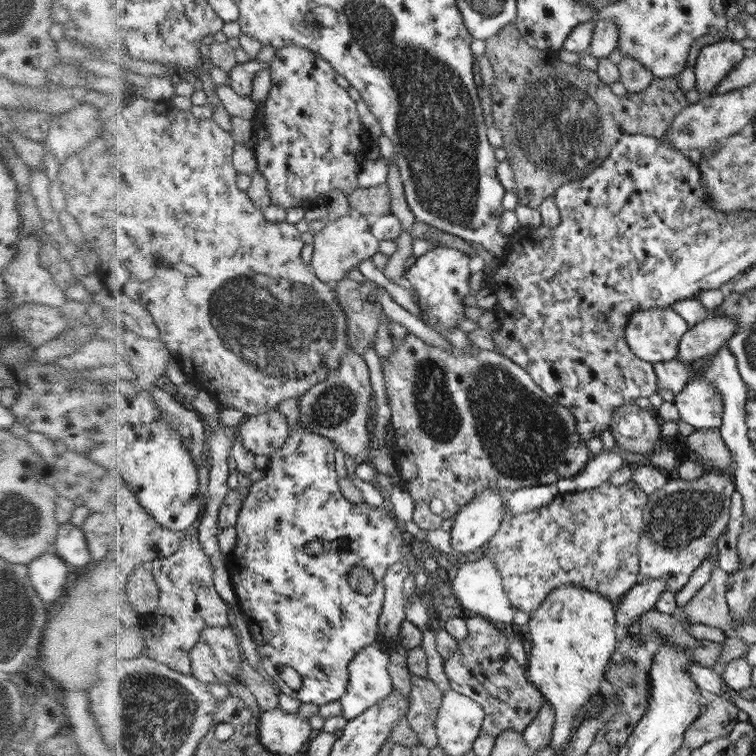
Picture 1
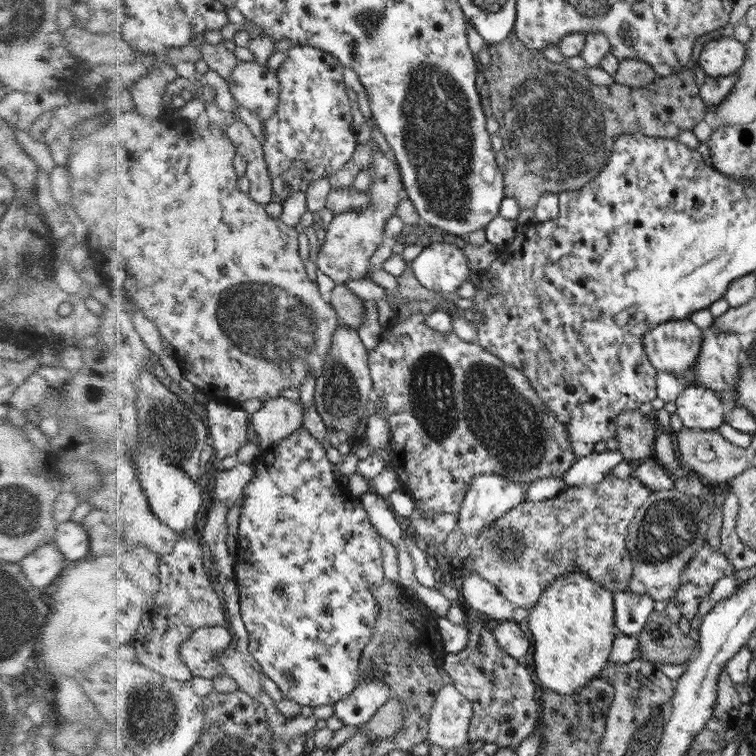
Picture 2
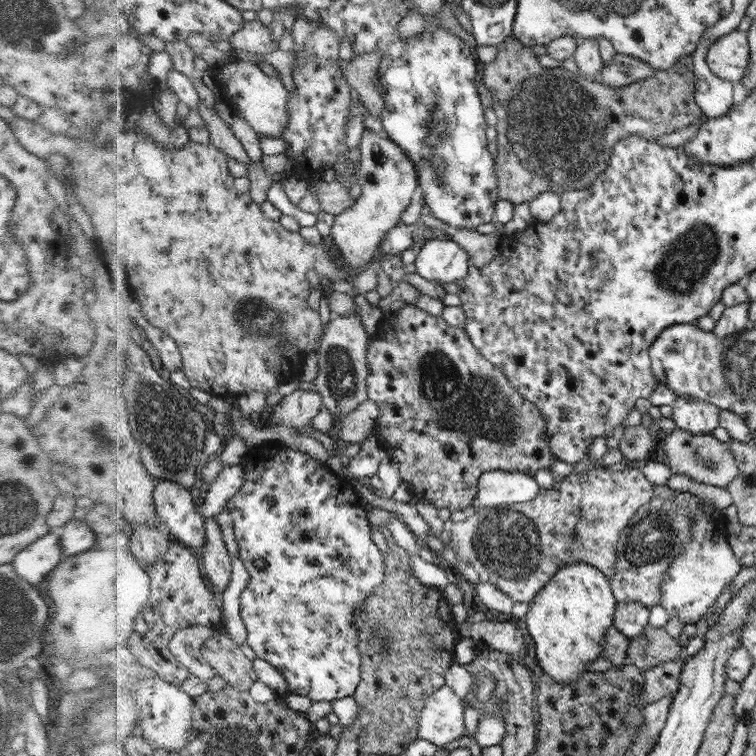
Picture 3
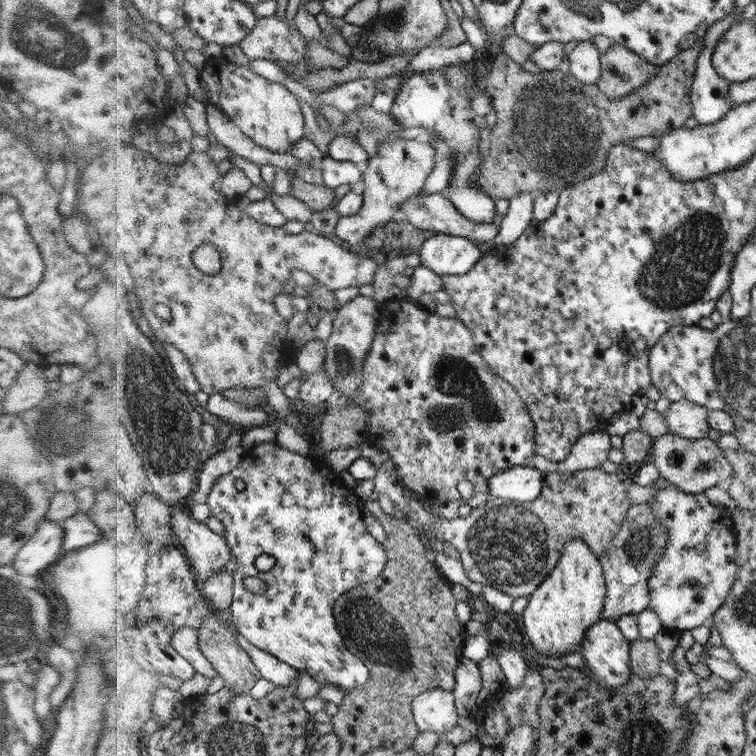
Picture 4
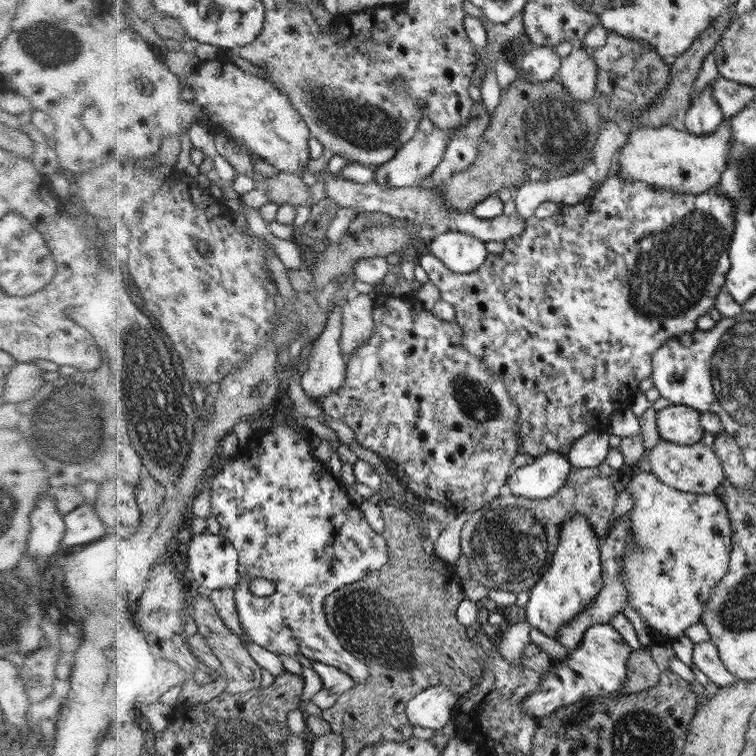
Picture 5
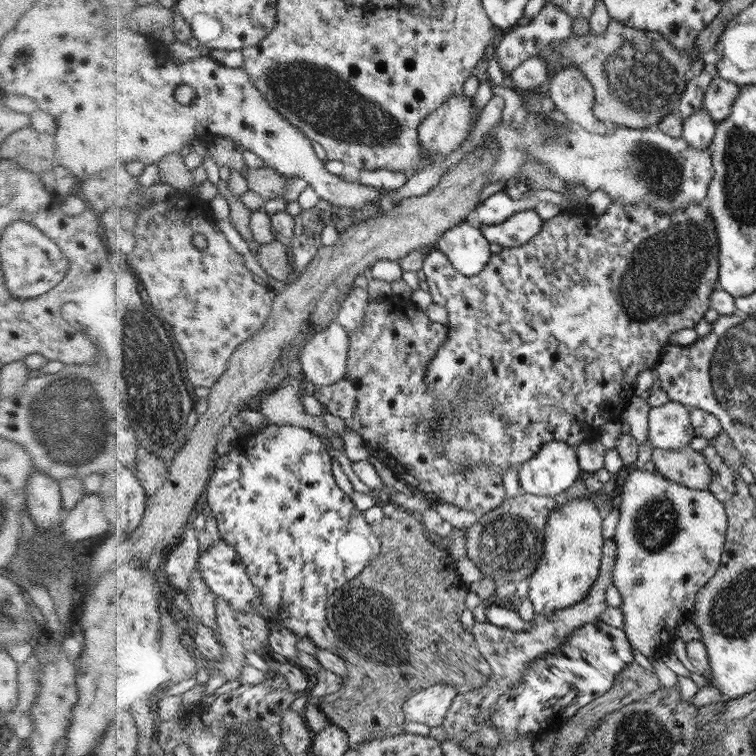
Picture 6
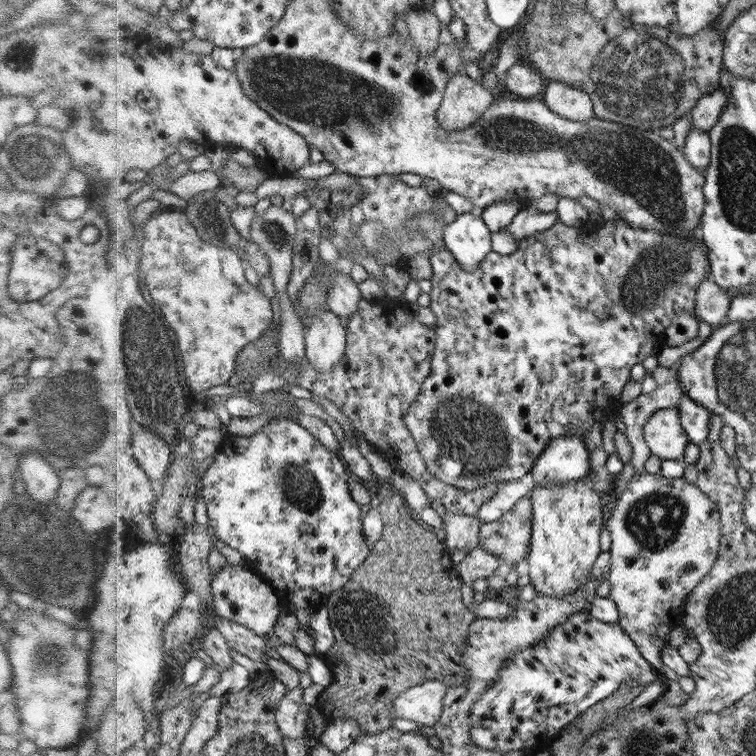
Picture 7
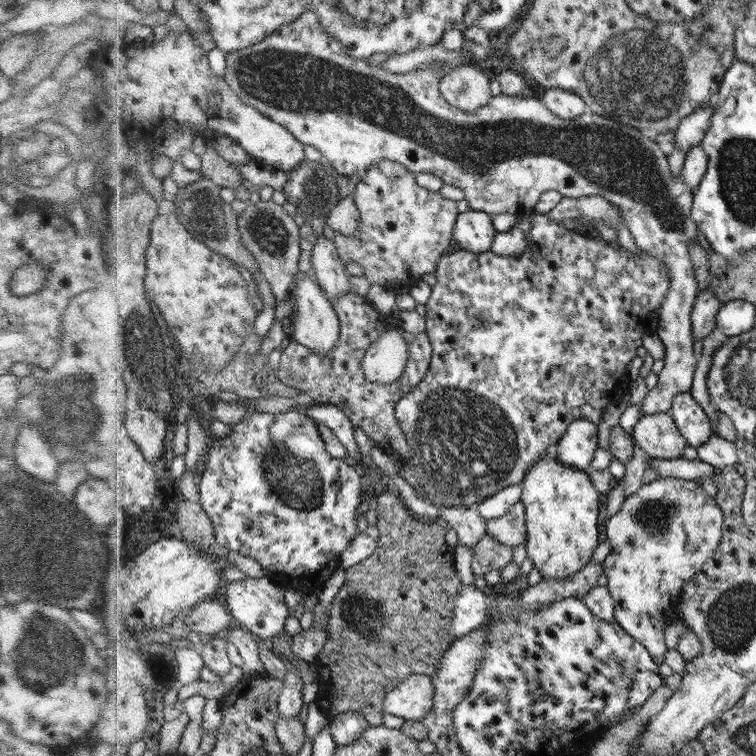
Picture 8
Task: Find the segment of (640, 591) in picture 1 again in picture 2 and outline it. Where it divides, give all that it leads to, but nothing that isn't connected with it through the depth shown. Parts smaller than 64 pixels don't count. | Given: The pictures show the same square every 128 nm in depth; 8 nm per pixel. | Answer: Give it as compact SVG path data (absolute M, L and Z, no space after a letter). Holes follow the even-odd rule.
M626 591L615 592L616 626L621 635L640 634L654 610L655 600L647 594Z

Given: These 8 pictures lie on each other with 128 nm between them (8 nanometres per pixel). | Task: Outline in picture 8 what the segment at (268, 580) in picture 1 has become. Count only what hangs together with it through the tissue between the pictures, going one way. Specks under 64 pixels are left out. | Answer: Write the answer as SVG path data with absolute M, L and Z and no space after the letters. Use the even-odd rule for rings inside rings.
M292 409L288 413L278 412L254 412L248 414L245 420L232 426L232 434L228 437L215 438L210 455L206 457L205 464L198 476L197 486L200 489L200 499L203 507L208 511L210 519L215 525L215 534L218 545L225 546L228 549L237 550L243 555L250 556L257 560L266 574L271 579L286 586L296 589L302 593L318 595L323 592L329 580L342 566L342 556L344 552L352 546L352 542L358 536L358 510L366 508L364 493L364 470L360 465L354 464L350 459L335 458L327 450L327 442L320 433L320 424L316 419L308 415L308 409Z

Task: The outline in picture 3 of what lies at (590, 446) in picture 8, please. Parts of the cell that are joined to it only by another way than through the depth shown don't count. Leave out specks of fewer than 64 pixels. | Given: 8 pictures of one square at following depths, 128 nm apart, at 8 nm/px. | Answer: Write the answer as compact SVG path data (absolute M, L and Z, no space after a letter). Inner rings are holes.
M494 470L479 478L475 505L471 511L494 508L501 504L523 504L534 500L540 492L539 484L527 473Z

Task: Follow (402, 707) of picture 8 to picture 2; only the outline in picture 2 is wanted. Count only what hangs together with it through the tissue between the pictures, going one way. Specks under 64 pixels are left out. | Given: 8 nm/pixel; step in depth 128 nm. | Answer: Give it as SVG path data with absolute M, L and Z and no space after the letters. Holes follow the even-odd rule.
M445 684L436 694L430 713L427 742L441 746L445 751L459 750L470 741L471 718L474 716L471 702L452 684Z

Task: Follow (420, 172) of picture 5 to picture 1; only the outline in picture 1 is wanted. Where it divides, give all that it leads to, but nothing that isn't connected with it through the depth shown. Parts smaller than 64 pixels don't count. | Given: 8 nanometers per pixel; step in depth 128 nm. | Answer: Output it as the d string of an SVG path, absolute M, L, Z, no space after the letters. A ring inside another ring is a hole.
M352 212L340 217L315 234L315 249L312 258L312 268L317 275L333 285L347 280L348 272L358 268L362 260L372 258L379 250L379 240L371 233L373 218Z

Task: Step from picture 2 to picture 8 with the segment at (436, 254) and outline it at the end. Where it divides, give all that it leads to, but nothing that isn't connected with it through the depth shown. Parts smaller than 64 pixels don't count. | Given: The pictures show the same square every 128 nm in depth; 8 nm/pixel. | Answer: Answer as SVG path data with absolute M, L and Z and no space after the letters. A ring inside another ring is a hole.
M472 209L459 214L454 228L459 248L472 251L475 255L490 251L496 233L492 215Z

